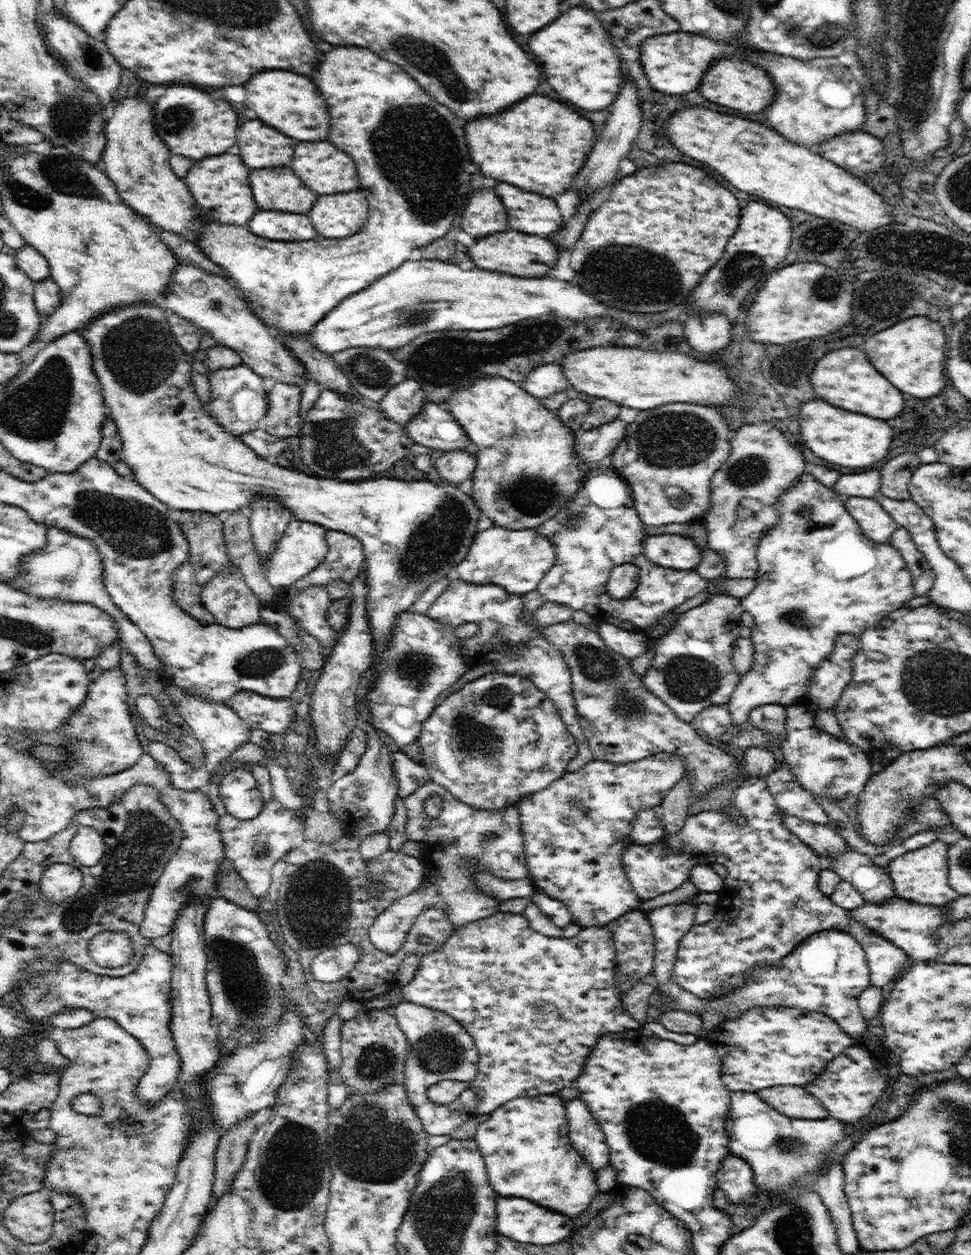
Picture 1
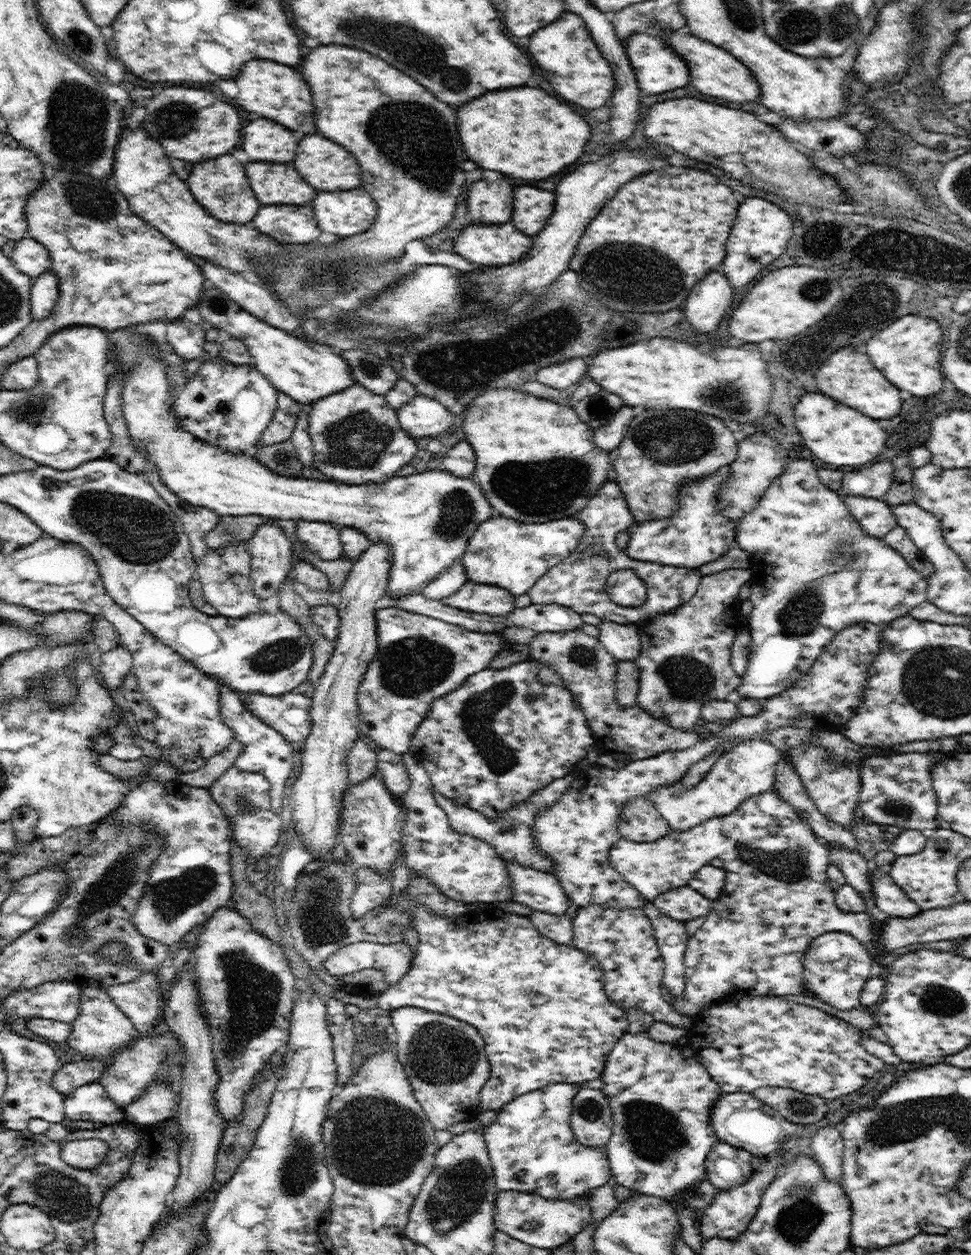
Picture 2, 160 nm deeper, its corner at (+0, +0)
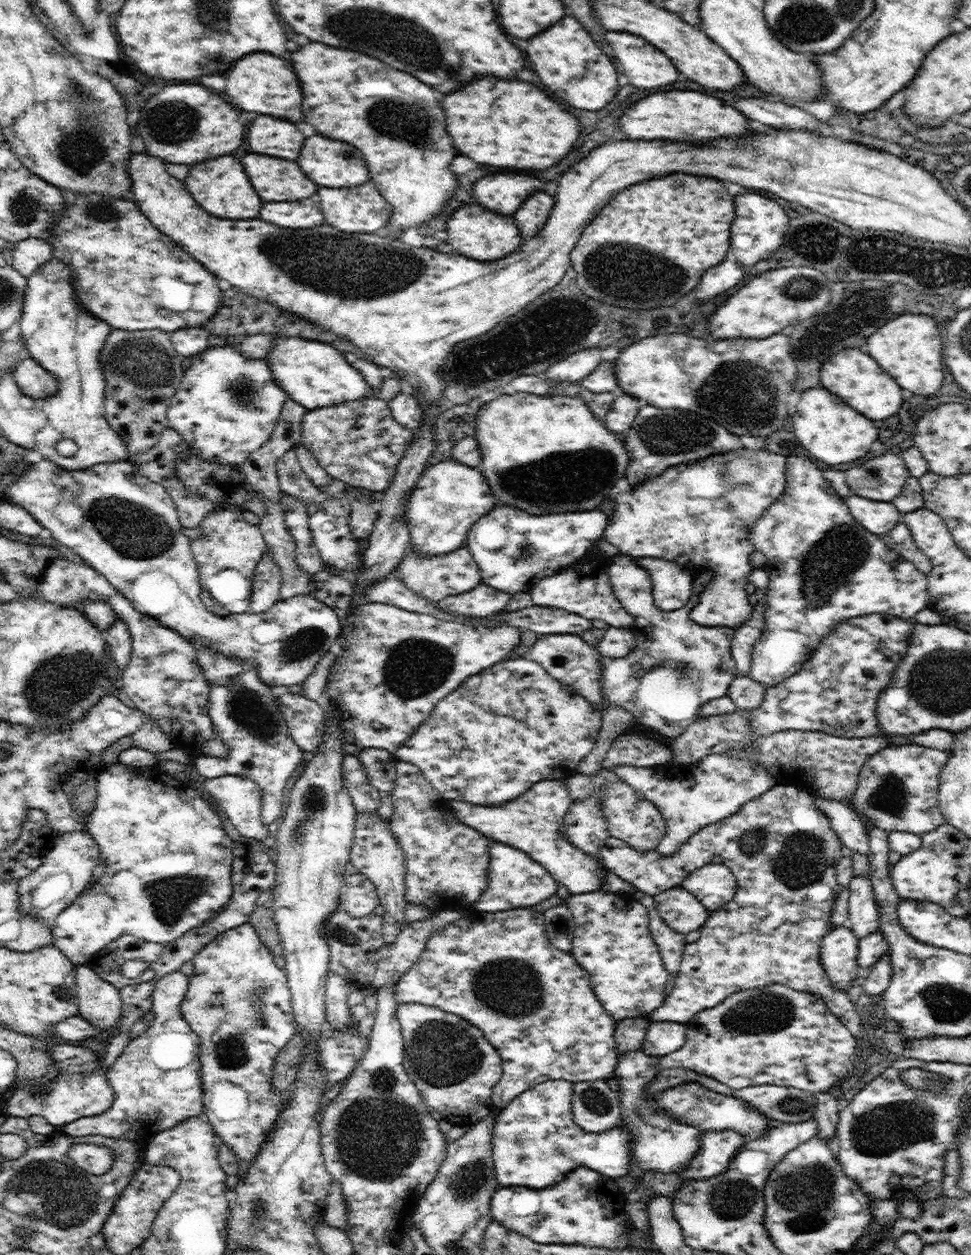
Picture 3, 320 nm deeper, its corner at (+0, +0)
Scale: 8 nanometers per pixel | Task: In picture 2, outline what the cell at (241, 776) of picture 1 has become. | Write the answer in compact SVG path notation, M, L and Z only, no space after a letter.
M226 683L219 684L220 691L220 714L226 726L234 732L235 738L244 745L244 750L240 757L236 759L235 770L260 772L268 780L271 795L271 809L276 814L281 814L284 810L282 805L282 792L286 786L286 779L290 773L298 766L298 756L292 750L287 739L275 728L268 726L261 718L258 718L247 706L243 699L244 693L235 691Z

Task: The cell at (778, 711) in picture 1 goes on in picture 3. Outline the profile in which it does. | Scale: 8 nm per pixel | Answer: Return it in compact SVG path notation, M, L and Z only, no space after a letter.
M748 675L736 676L730 683L727 695L738 710L754 710L760 706L767 688Z

